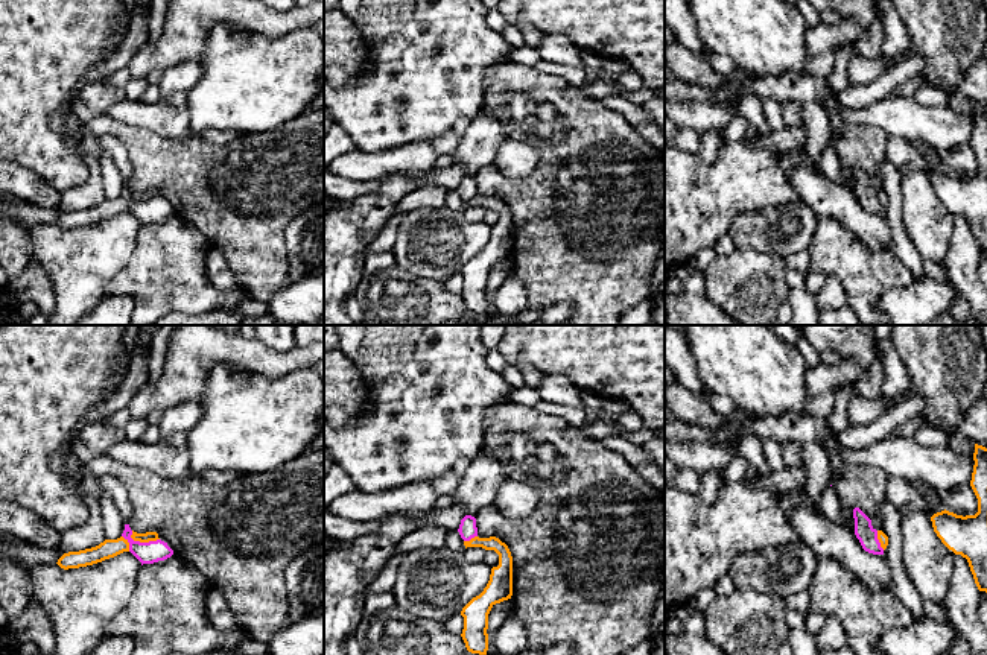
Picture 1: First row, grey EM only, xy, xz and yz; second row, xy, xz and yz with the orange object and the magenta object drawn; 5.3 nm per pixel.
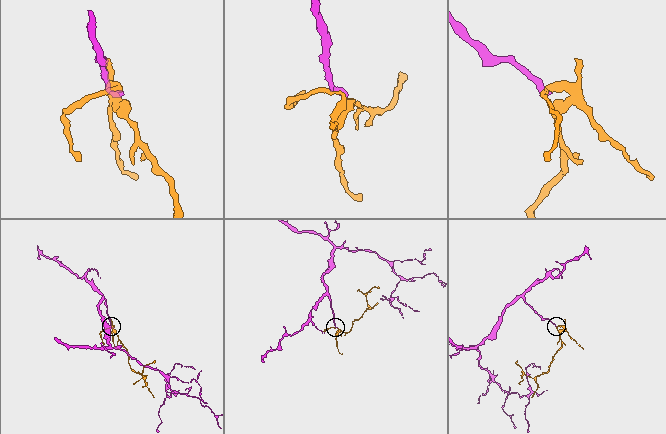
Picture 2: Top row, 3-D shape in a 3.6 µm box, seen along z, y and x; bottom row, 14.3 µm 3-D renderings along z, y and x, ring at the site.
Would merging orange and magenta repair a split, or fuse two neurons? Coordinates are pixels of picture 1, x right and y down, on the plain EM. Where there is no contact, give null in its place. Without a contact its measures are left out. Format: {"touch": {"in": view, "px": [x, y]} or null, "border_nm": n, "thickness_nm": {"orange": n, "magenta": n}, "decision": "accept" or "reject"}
{"touch": {"in": "xy", "px": [145, 201]}, "border_nm": 160, "thickness_nm": {"orange": 50, "magenta": 120}, "decision": "reject"}

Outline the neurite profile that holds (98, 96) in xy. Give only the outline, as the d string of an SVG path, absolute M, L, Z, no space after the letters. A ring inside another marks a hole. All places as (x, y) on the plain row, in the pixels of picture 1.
M103 82L87 84L81 90L81 97L88 108L102 115L106 114L114 103L126 99L123 88L111 88Z

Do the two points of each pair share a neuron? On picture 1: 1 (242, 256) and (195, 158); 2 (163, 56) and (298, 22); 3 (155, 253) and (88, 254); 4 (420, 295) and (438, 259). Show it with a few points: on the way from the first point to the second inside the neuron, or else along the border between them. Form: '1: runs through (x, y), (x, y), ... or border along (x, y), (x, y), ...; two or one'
1: runs through (241, 231), (210, 201), (201, 183); one
2: runs through (196, 23), (204, 15), (254, 15), (265, 20); one
3: border along (142, 225), (130, 262), (110, 281); two
4: border along (397, 265), (417, 275), (443, 283); two

